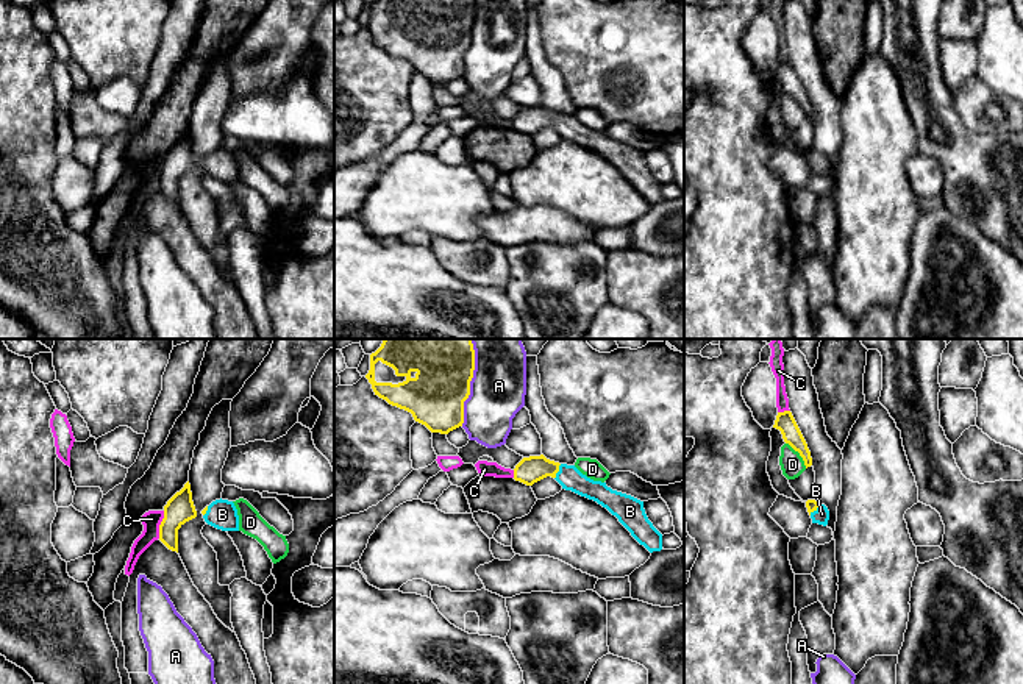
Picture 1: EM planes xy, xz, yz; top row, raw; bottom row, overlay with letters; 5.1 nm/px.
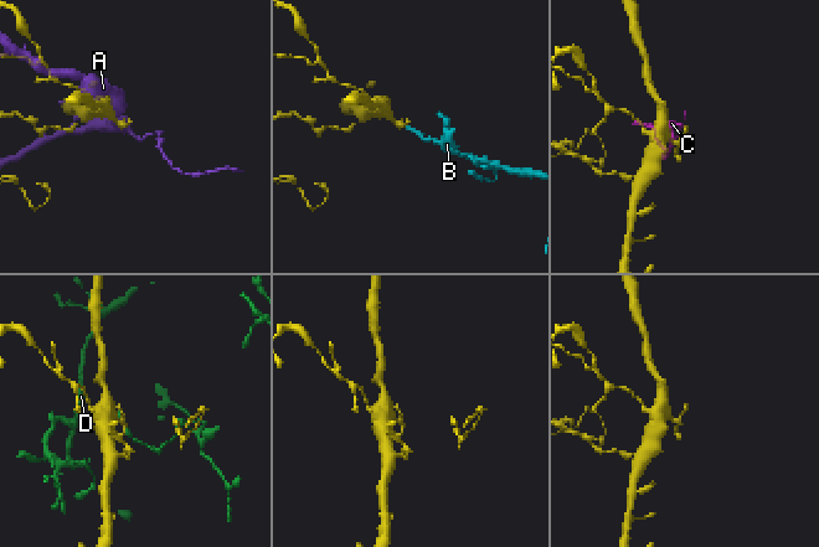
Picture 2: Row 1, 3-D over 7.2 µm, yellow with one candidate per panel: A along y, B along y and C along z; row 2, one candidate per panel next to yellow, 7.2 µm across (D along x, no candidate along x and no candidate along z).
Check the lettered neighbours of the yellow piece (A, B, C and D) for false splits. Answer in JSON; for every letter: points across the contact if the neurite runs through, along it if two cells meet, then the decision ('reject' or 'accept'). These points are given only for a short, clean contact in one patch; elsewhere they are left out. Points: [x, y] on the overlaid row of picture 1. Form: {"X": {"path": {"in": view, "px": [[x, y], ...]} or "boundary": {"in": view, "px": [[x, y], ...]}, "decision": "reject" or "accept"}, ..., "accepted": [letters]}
{"A": {"decision": "reject"}, "B": {"path": {"in": "xz", "px": [[533, 469], [558, 470], [569, 477]]}, "decision": "accept"}, "C": {"decision": "reject"}, "D": {"decision": "reject"}, "accepted": ["B"]}

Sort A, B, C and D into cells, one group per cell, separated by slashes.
A / B / C / D

